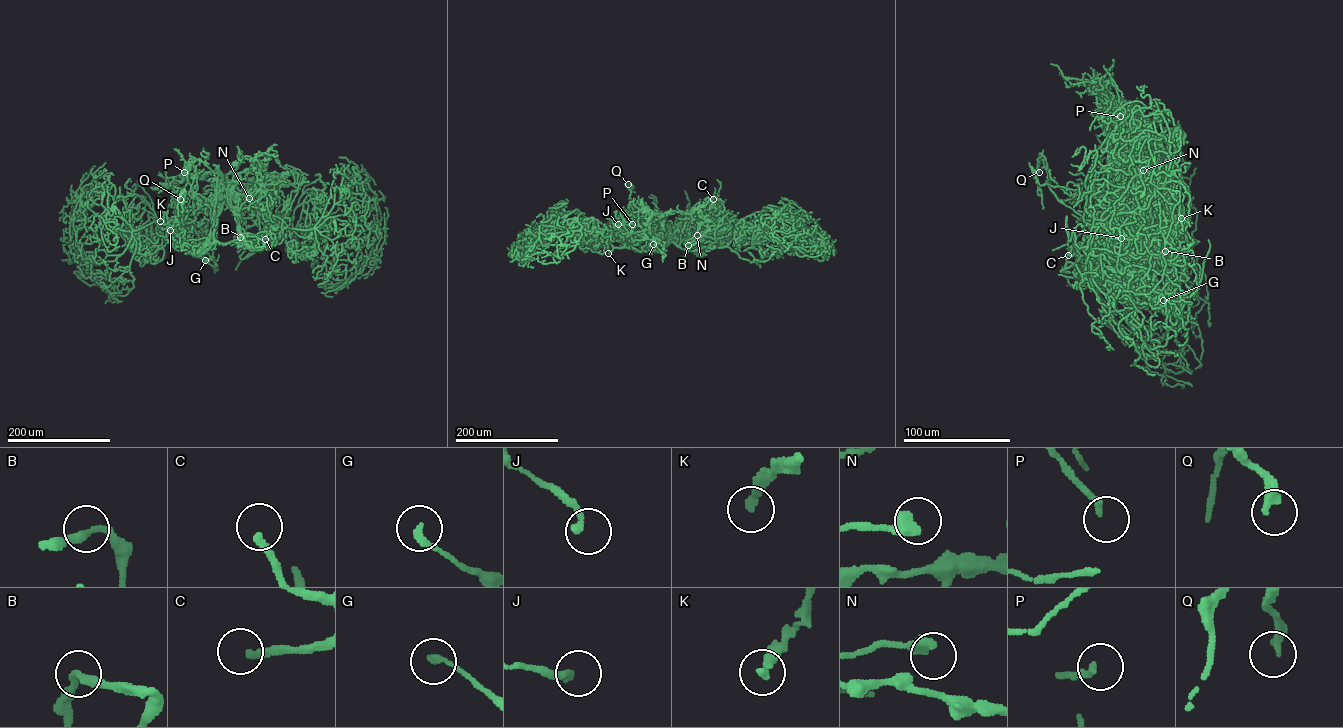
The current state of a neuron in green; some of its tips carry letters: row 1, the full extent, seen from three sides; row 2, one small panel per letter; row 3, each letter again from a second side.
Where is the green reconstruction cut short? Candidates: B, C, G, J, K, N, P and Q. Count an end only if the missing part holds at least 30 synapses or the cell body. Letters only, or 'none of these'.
C, K

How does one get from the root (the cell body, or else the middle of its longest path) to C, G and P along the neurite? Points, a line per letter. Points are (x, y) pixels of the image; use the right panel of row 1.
C: (1178, 135), (1159, 161), (1147, 137), (1166, 190), (1133, 227), (1068, 255)
G: (1178, 135), (1162, 142), (1170, 157), (1155, 141), (1159, 161), (1147, 137), (1161, 188), (1150, 300), (1163, 300)
P: (1178, 135), (1162, 142), (1170, 157), (1155, 141), (1159, 161), (1148, 130), (1111, 113), (1100, 91), (1120, 116)

